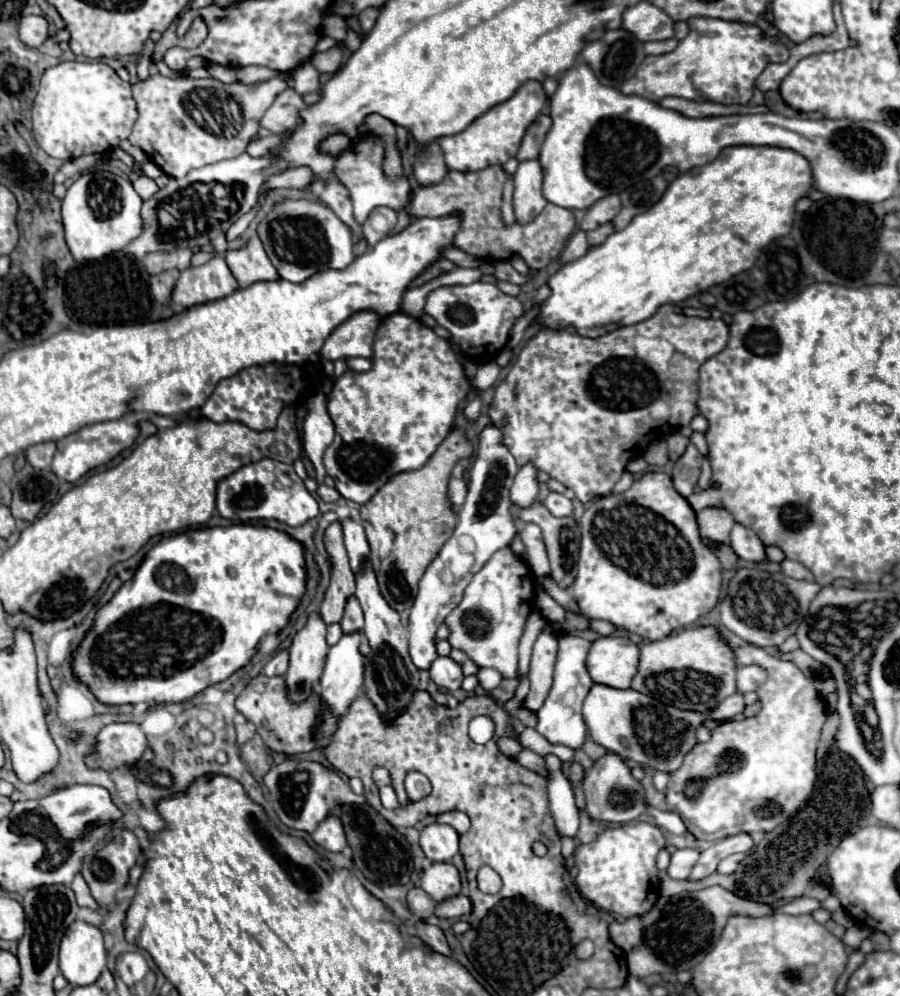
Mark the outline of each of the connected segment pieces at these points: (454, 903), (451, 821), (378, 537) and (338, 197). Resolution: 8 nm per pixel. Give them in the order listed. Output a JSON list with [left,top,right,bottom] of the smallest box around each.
[[435,895,471,919],[437,811,471,833],[361,429,467,615],[309,179,363,237]]

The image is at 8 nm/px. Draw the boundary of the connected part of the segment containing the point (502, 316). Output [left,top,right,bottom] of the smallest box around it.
[425,283,523,365]

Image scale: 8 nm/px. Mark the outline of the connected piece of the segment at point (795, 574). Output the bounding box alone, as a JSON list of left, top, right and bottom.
[781,559,813,581]

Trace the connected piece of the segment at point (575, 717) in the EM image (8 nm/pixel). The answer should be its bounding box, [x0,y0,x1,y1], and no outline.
[537,635,593,749]

